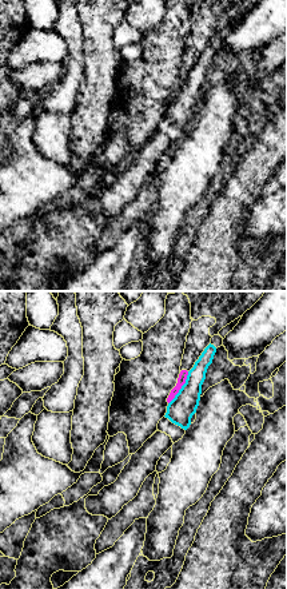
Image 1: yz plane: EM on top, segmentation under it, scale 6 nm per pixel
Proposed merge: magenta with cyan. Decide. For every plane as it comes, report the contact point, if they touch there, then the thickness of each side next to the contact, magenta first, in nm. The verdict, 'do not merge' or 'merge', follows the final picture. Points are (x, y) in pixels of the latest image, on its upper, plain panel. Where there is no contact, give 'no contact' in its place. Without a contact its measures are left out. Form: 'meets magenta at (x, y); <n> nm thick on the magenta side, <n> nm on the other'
meets magenta at (180, 88); 50 nm thick on the magenta side, 160 nm on the other

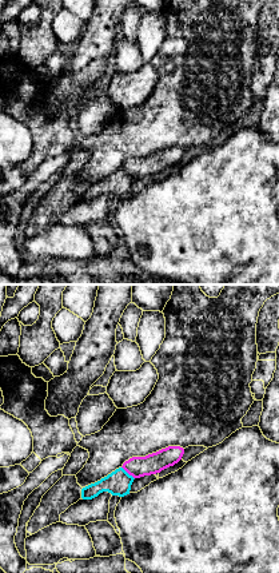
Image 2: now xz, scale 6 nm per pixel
meets magenta at (128, 174); 130 nm thick on the magenta side, 150 nm on the other

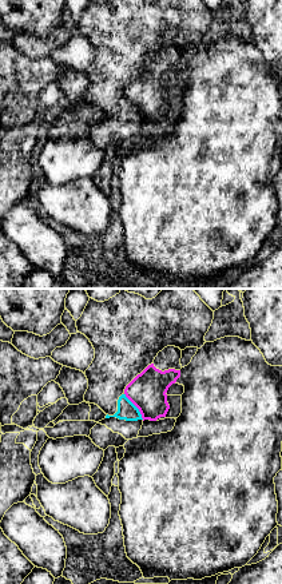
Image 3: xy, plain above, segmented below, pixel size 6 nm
meets magenta at (135, 106); 220 nm thick on the magenta side, 110 nm on the other

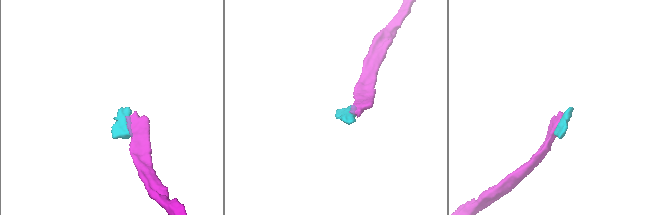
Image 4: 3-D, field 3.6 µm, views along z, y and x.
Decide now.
do not merge

